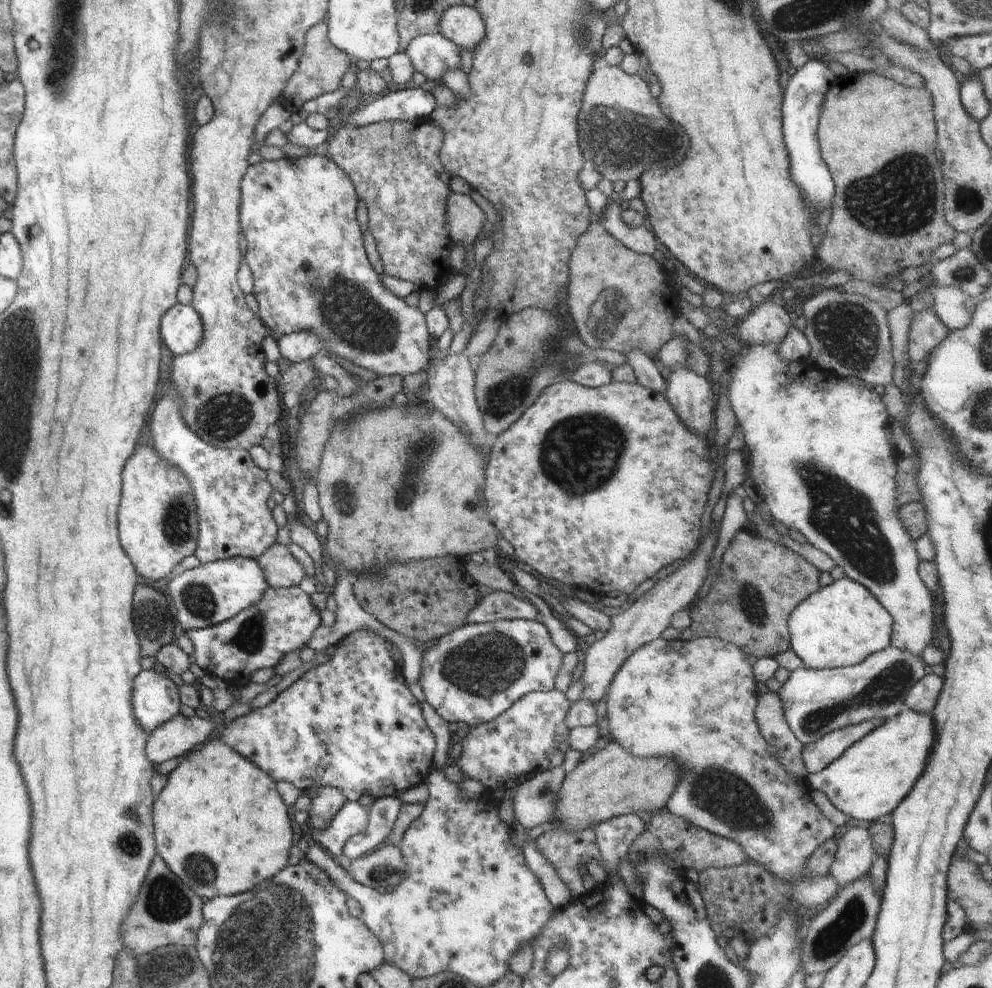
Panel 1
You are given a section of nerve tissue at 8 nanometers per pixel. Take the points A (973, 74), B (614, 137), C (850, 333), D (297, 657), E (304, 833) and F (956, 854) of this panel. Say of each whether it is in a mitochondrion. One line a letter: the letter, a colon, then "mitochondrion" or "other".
A: other
B: mitochondrion
C: mitochondrion
D: other
E: other
F: other

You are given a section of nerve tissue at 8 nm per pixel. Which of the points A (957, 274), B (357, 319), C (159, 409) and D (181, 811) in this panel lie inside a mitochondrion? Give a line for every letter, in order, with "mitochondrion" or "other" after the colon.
A: mitochondrion
B: mitochondrion
C: other
D: other

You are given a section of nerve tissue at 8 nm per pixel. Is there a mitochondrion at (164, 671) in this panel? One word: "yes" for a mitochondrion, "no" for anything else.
no

